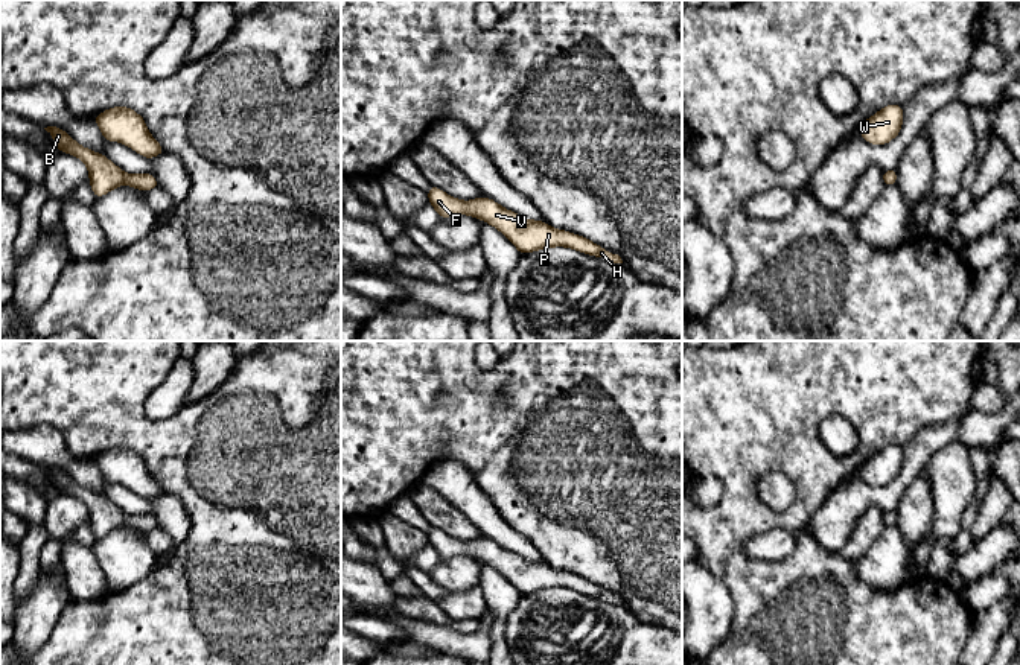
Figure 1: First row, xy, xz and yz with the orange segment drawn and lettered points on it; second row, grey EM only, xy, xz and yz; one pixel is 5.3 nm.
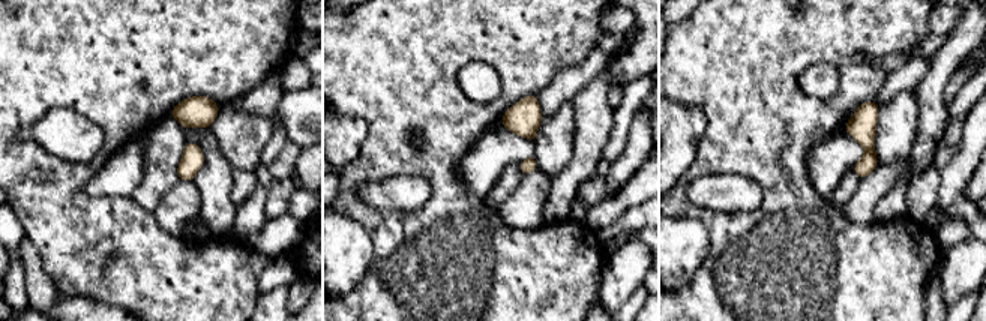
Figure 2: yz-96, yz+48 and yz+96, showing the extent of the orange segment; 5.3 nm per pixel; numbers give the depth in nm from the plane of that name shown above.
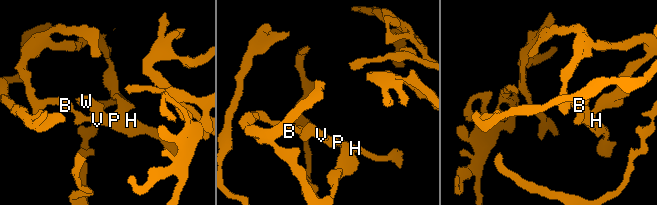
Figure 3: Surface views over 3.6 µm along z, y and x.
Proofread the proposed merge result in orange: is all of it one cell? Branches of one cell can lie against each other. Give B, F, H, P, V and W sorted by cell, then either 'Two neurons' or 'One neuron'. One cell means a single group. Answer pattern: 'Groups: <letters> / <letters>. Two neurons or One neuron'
Groups: B F H P V W. One neuron

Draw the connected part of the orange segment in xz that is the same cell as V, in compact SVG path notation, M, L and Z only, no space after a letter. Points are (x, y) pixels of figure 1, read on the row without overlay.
M431 527L426 534L429 545L440 558L467 555L481 560L499 571L521 595L528 595L542 589L565 587L583 595L609 600L614 604L623 604L618 595L606 592L588 578L566 571L557 571L540 560L525 560L486 537L461 542L434 527Z

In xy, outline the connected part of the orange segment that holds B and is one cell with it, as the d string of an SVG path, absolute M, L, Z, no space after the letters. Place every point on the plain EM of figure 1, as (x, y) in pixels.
M47 467L44 470L53 478L59 493L75 496L87 507L90 513L88 523L96 539L105 537L122 525L137 531L152 531L158 528L157 519L152 514L126 514L111 504L107 496L81 487L64 470L56 467Z

